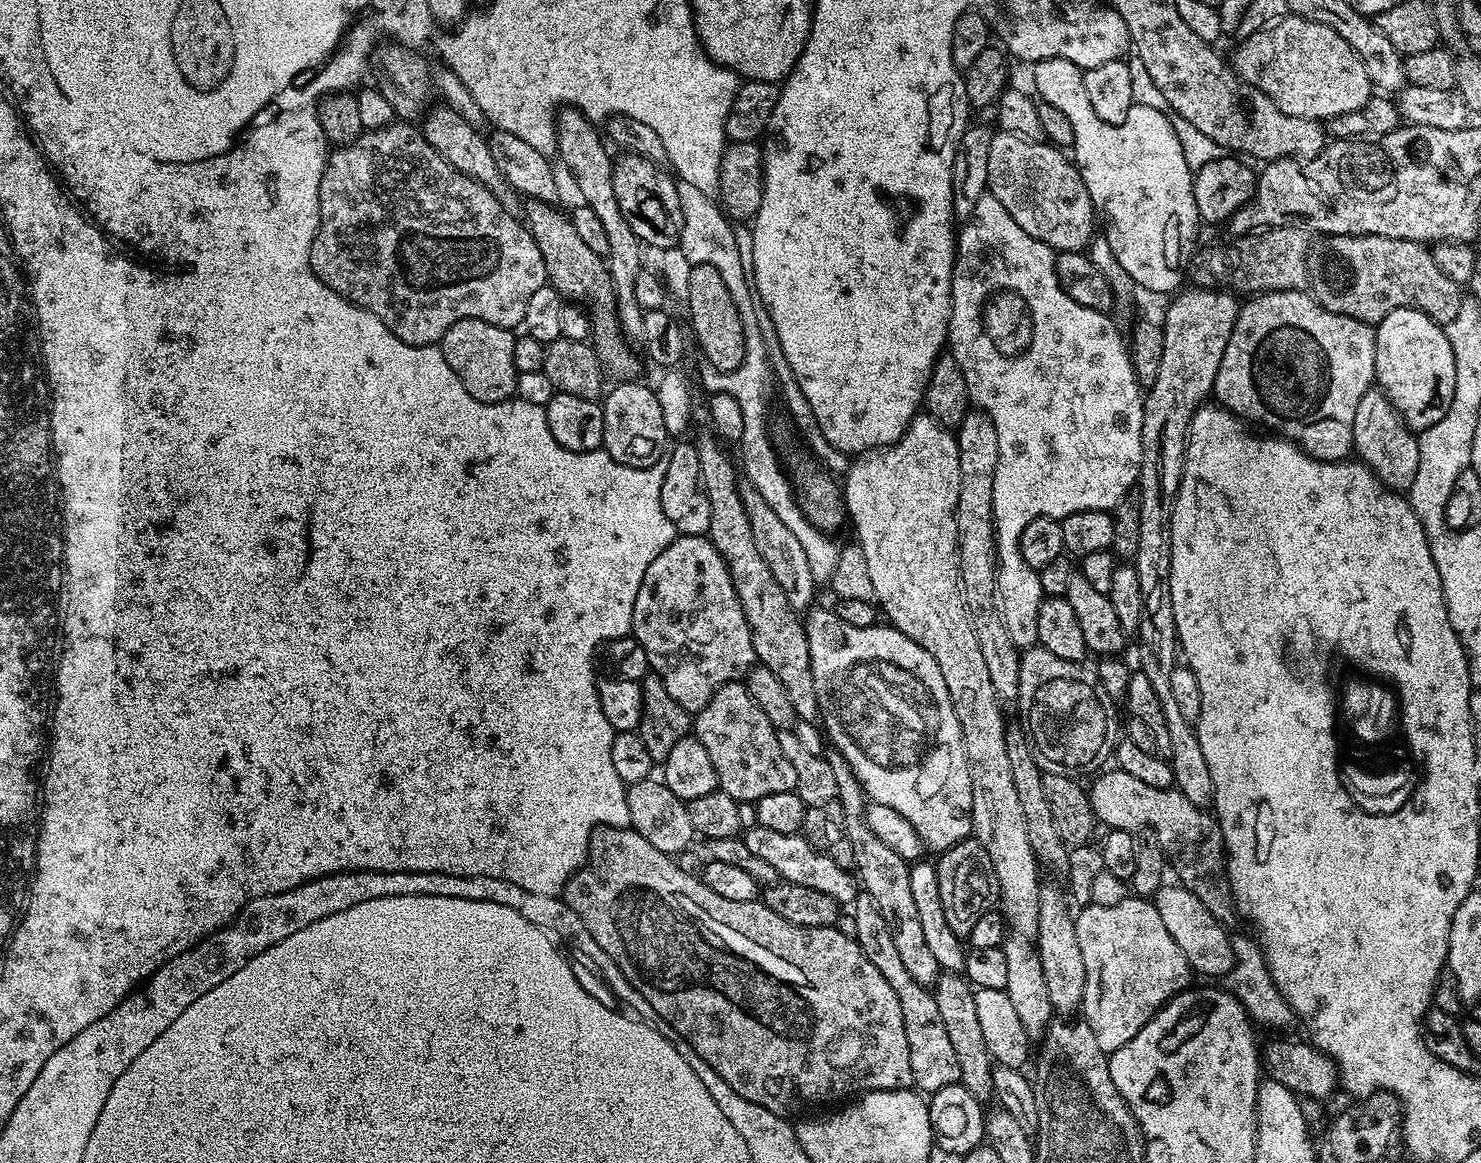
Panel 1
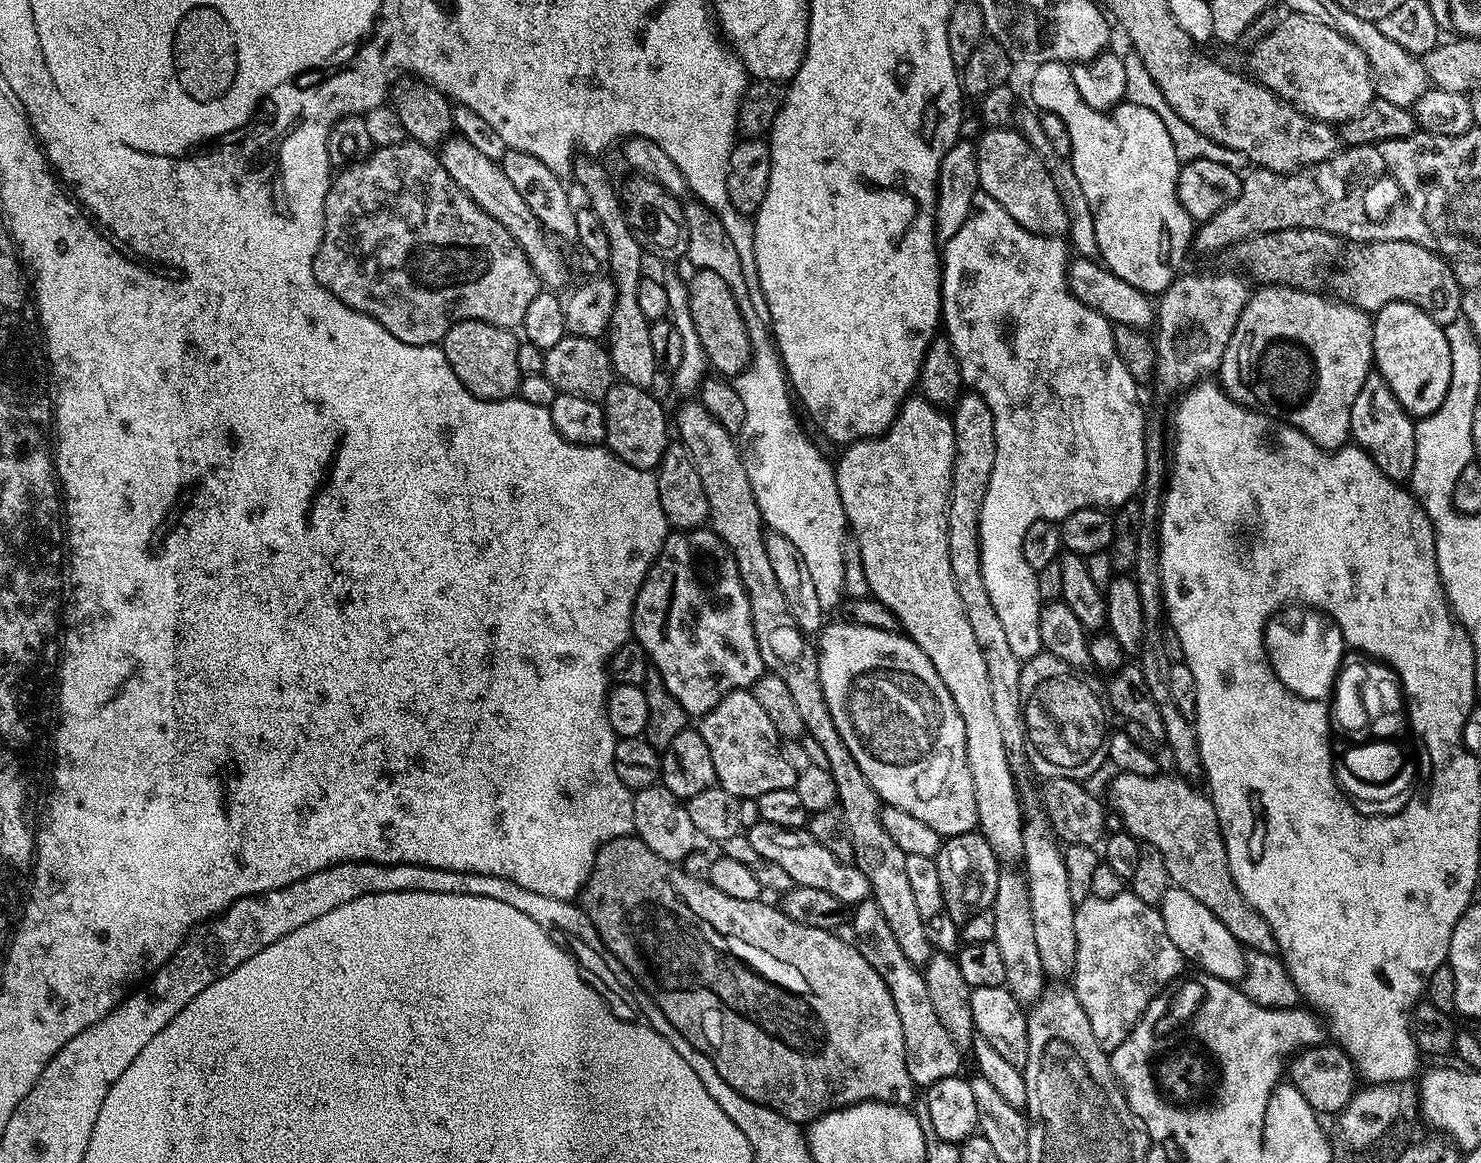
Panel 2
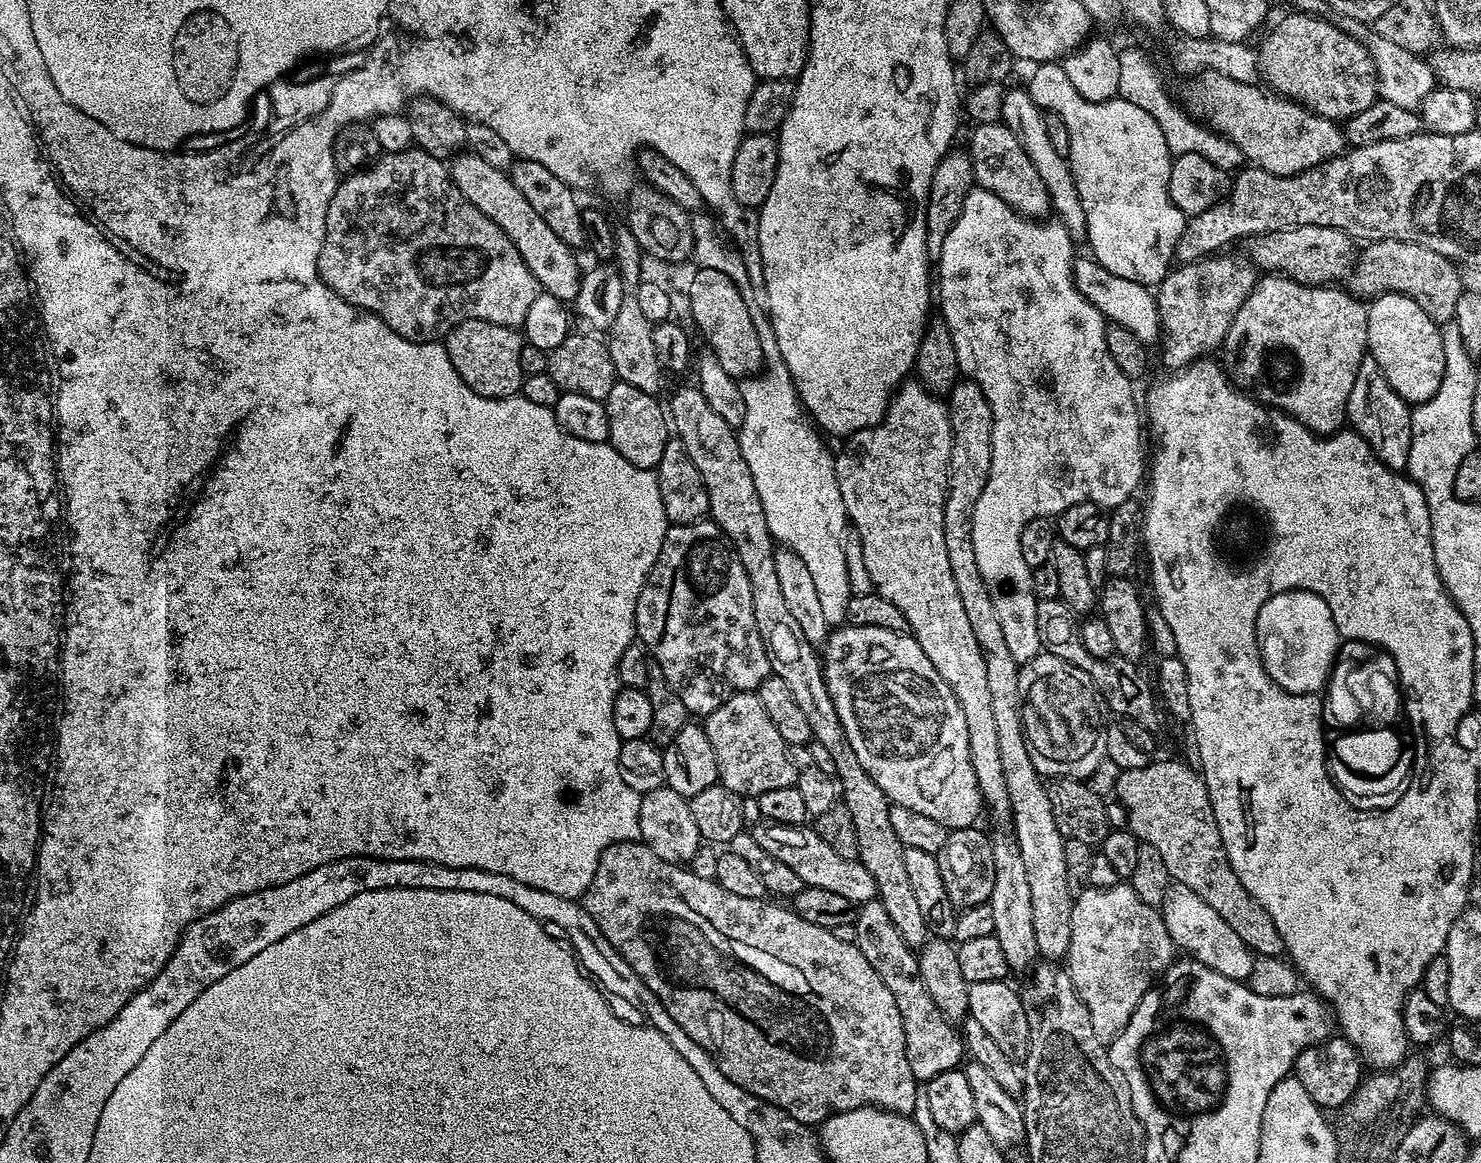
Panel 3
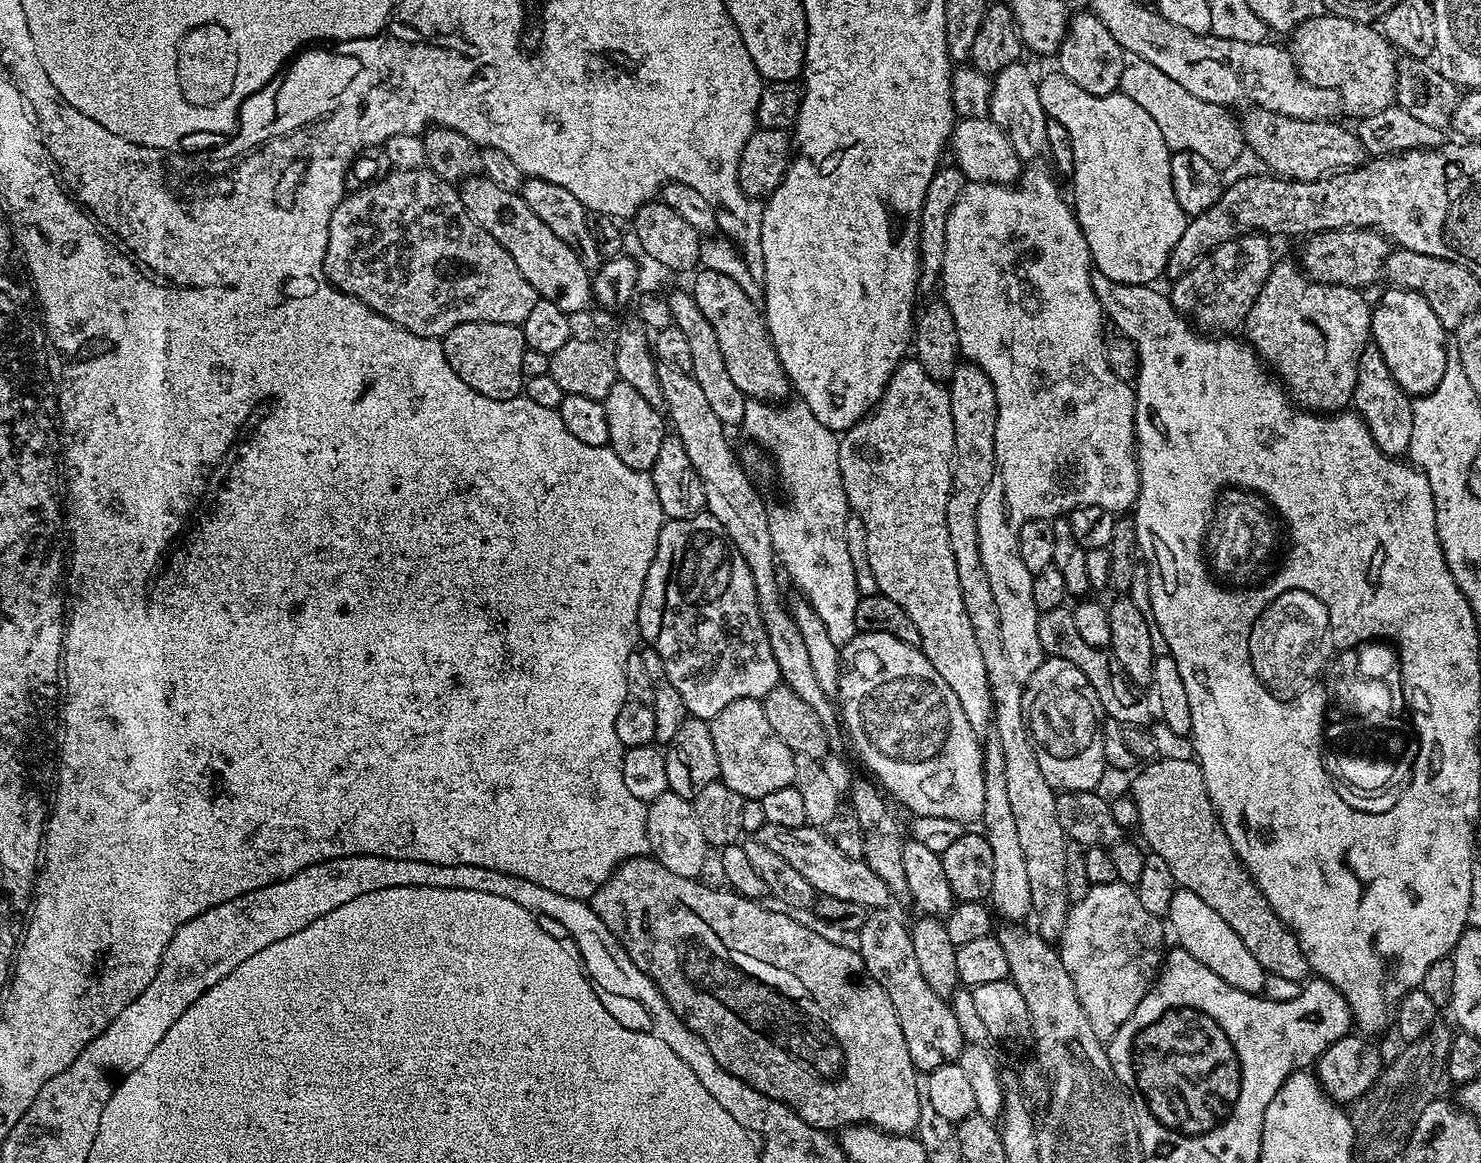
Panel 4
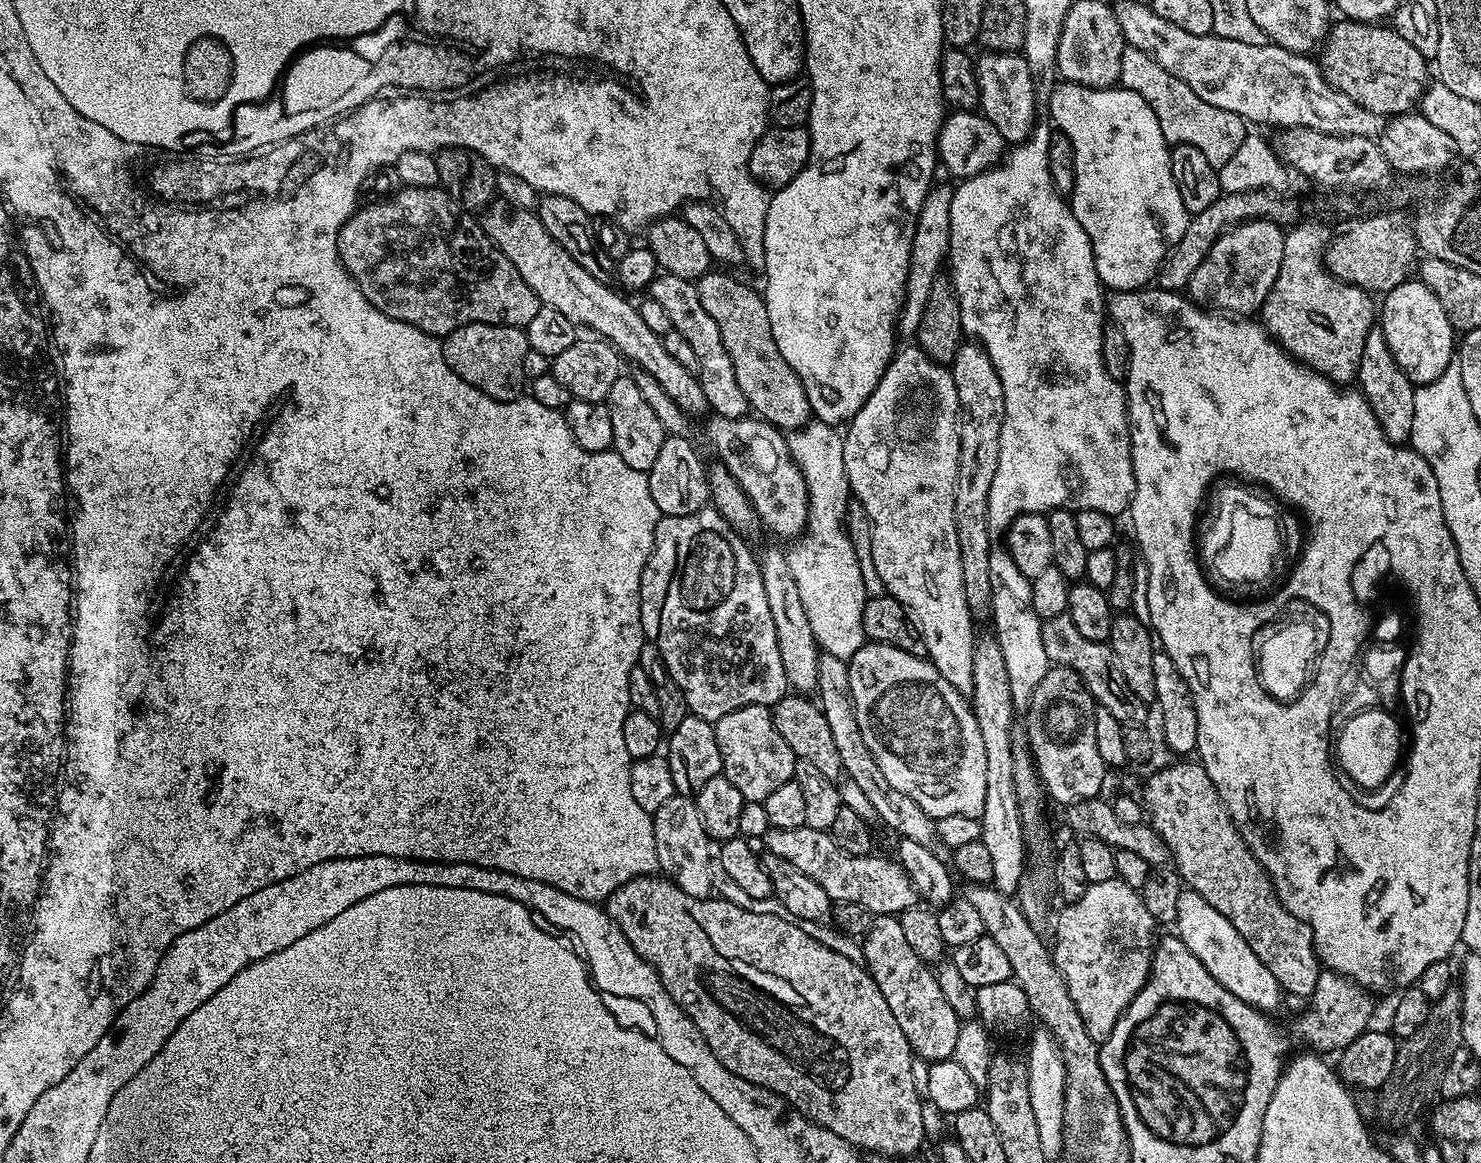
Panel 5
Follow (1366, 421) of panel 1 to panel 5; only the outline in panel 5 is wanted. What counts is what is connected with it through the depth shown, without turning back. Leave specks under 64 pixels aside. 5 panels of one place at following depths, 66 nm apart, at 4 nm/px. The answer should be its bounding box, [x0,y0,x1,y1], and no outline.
[1358,326,1416,446]

